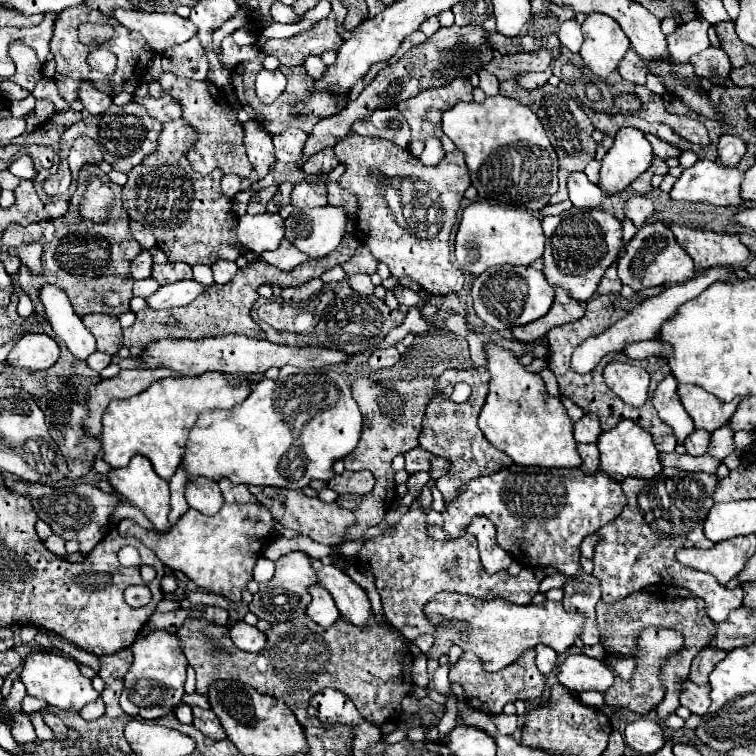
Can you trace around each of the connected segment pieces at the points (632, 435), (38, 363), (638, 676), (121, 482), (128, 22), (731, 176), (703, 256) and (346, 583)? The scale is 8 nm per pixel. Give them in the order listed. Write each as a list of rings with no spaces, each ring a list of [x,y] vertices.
[[[622,420],[618,426],[614,426],[608,432],[602,432],[600,442],[600,472],[606,472],[610,478],[622,482],[624,478],[652,478],[662,470],[662,464],[658,460],[658,450],[652,442],[652,436],[644,432],[636,422]]]
[[[28,334],[14,346],[6,362],[18,368],[46,370],[52,364],[56,364],[58,356],[60,356],[60,346],[54,338],[46,334]]]
[[[644,628],[638,636],[636,652],[632,654],[632,658],[636,660],[636,670],[634,670],[632,678],[628,682],[624,682],[618,674],[614,674],[614,684],[604,694],[604,704],[614,706],[614,708],[624,708],[624,710],[630,710],[636,714],[648,714],[650,710],[654,710],[660,704],[660,700],[664,698],[664,688],[658,680],[660,664],[664,662],[666,656],[678,652],[678,648],[682,648],[682,646],[684,646],[684,638],[680,636],[680,632],[666,630],[666,628]]]
[[[134,456],[126,468],[112,468],[108,472],[108,482],[110,482],[110,486],[114,488],[116,494],[124,496],[134,506],[138,506],[142,510],[142,514],[156,526],[156,530],[160,530],[160,532],[166,530],[166,526],[168,526],[168,512],[170,512],[168,482],[164,478],[160,478],[152,470],[152,464],[150,464],[150,460],[146,456]]]
[[[114,12],[112,16],[128,30],[140,32],[156,52],[164,52],[170,46],[182,44],[196,36],[196,26],[178,14]]]
[[[698,160],[686,168],[670,190],[670,198],[686,202],[710,202],[716,206],[740,206],[740,180],[744,172],[712,160]]]
[[[670,226],[678,244],[688,252],[694,260],[694,270],[704,272],[712,266],[742,266],[750,252],[740,242],[738,236],[716,234],[716,232],[700,232],[684,226]]]
[[[312,558],[312,568],[318,576],[318,582],[334,596],[334,602],[340,614],[350,620],[354,626],[366,626],[370,618],[370,600],[366,592],[352,582],[352,578],[336,568],[334,564],[322,564],[320,560]]]

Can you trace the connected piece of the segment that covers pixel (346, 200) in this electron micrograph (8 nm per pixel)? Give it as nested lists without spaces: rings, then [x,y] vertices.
[[[328,182],[328,204],[344,206],[352,220],[356,220],[356,214],[358,214],[358,202],[356,200],[358,198],[352,192],[340,188],[336,182]]]

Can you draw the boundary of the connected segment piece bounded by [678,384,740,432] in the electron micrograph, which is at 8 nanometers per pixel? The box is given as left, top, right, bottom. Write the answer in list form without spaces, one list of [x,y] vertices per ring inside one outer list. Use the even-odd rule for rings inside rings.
[[[680,384],[678,394],[680,394],[680,402],[684,404],[684,410],[692,418],[694,426],[698,430],[706,430],[706,432],[714,432],[714,430],[722,428],[726,422],[730,422],[730,418],[736,412],[738,402],[740,402],[740,398],[736,398],[728,404],[720,402],[716,396],[706,394],[702,388],[688,386],[688,384]]]

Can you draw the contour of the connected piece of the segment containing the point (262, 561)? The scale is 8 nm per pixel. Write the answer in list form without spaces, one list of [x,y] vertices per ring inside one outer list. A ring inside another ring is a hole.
[[[260,556],[258,562],[256,562],[256,568],[254,568],[254,580],[256,582],[266,582],[274,576],[274,562]]]

